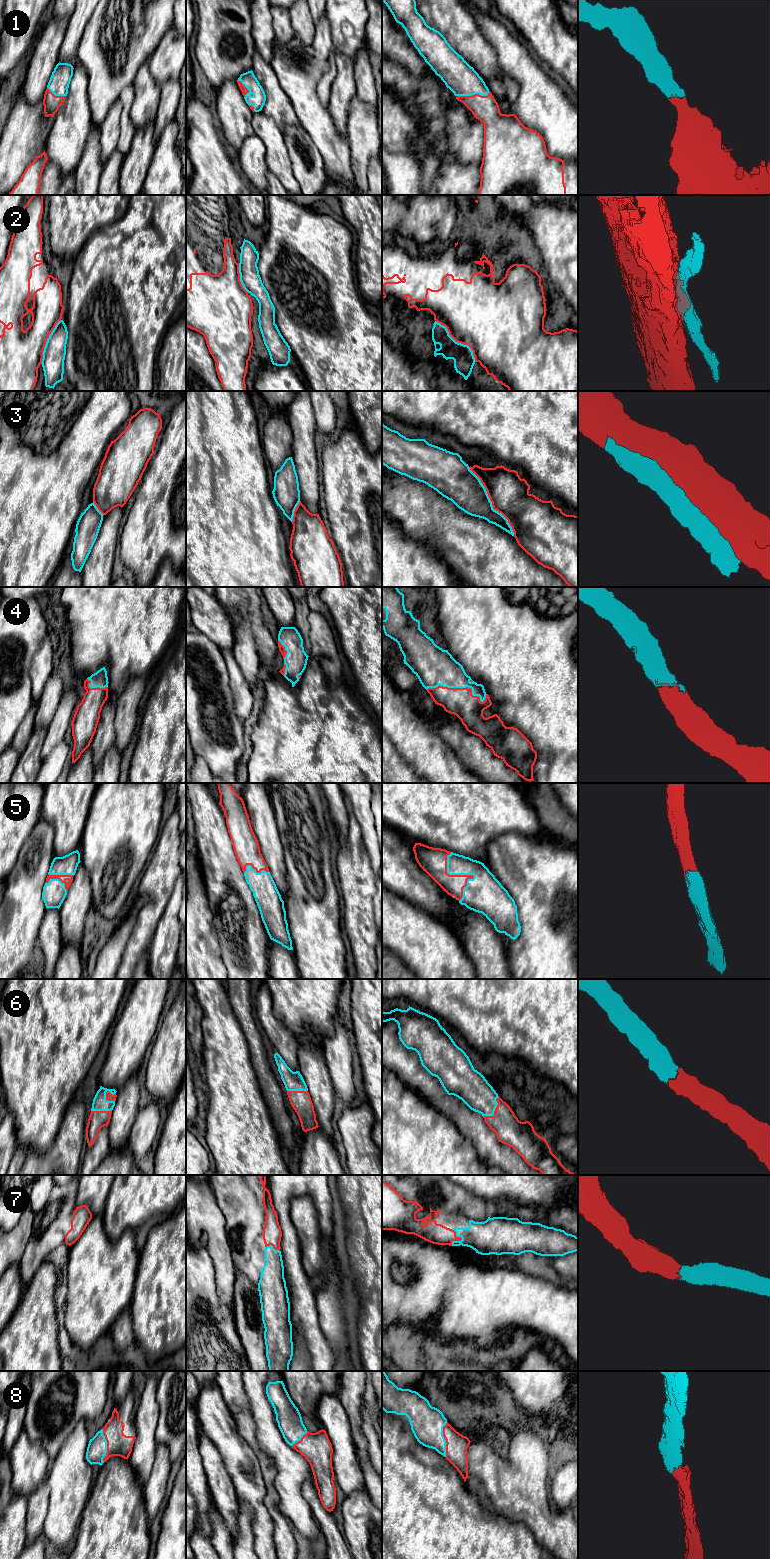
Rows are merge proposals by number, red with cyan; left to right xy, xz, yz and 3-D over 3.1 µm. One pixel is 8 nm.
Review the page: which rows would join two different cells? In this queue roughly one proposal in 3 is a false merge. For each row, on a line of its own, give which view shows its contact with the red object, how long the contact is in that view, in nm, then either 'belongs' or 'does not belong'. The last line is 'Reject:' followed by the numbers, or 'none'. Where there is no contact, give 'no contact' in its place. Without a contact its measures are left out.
1: contact in yz; length 280 nm; belongs
2: contact in yz; length 480 nm; does not belong
3: contact in yz; length 650 nm; does not belong
4: contact in yz; length 500 nm; belongs
5: contact in yz; length 400 nm; belongs
6: contact in yz; length 220 nm; belongs
7: contact in yz; length 150 nm; belongs
8: contact in yz; length 280 nm; belongs
Reject: 2, 3

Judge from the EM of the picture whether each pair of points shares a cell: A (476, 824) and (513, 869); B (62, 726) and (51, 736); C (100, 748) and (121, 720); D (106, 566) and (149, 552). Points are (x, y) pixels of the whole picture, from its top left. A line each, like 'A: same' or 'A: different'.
A: different
B: same
C: different
D: different

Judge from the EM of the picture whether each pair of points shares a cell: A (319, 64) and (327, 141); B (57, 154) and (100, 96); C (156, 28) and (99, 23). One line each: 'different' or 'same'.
A: same
B: different
C: same

